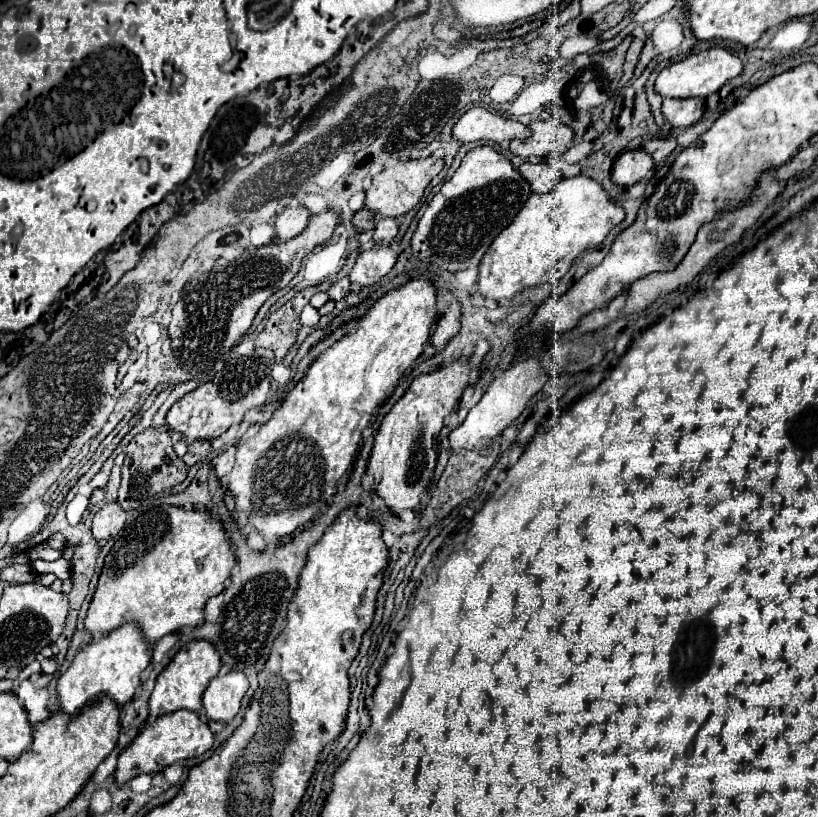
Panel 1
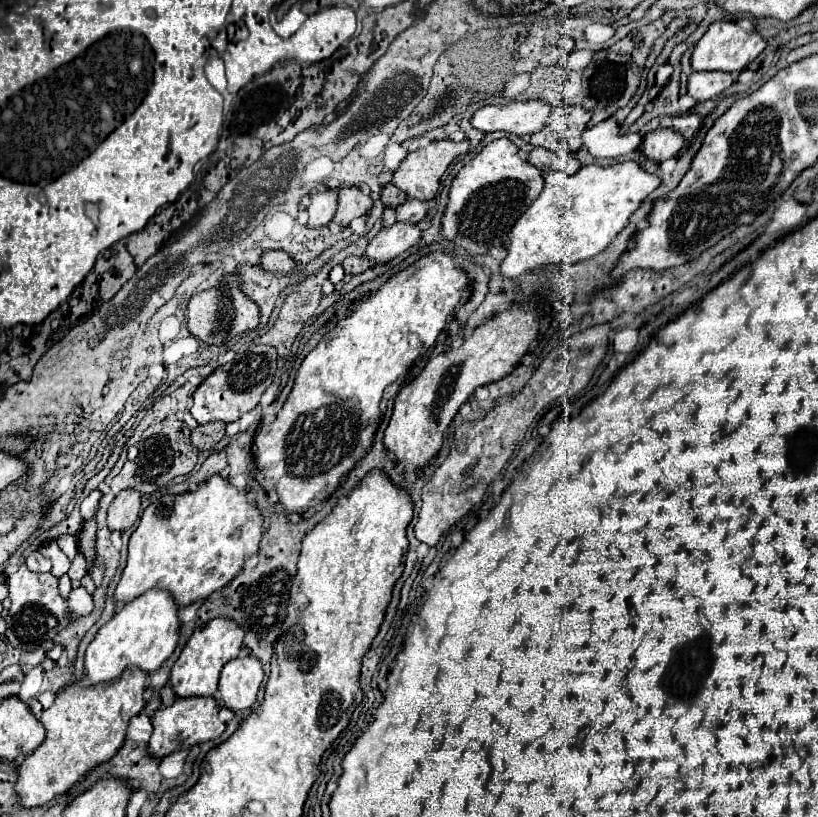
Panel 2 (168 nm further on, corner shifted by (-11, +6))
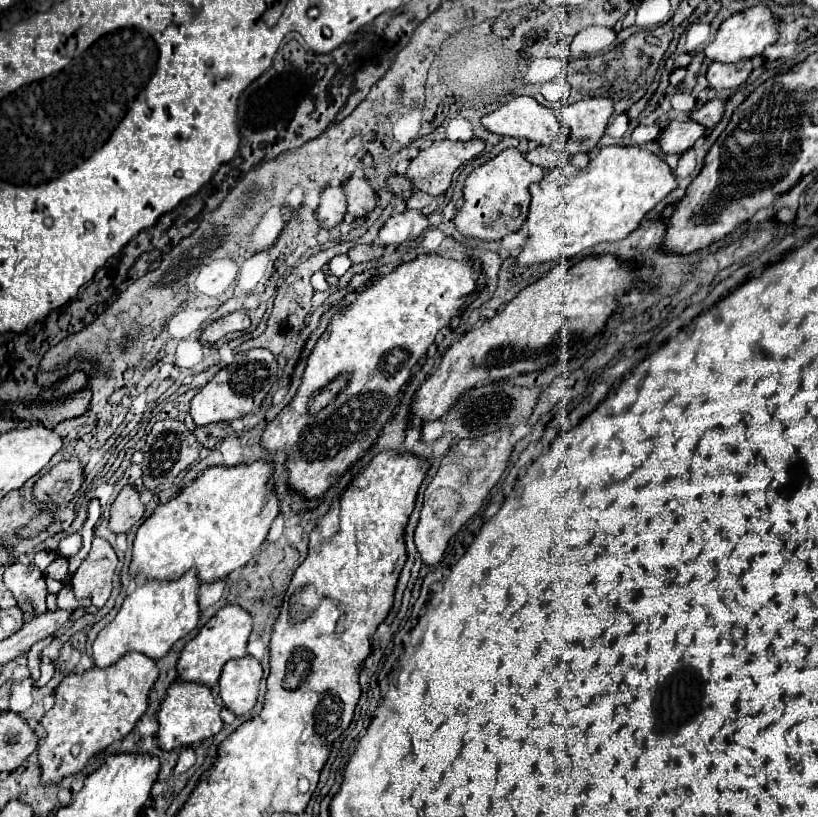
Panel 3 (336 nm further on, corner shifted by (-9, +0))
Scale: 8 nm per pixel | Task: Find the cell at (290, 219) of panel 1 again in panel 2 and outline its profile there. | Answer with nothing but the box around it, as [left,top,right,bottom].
[307,190,337,228]

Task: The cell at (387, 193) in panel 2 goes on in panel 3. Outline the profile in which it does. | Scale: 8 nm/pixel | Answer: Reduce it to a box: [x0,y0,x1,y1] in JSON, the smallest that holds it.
[387,174,413,200]

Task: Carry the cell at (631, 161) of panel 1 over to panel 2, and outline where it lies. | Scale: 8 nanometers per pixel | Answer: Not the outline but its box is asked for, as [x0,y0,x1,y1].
[641,126,685,162]

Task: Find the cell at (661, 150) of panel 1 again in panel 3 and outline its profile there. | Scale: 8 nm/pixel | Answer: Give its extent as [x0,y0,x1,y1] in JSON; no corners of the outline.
[691,98,725,130]

